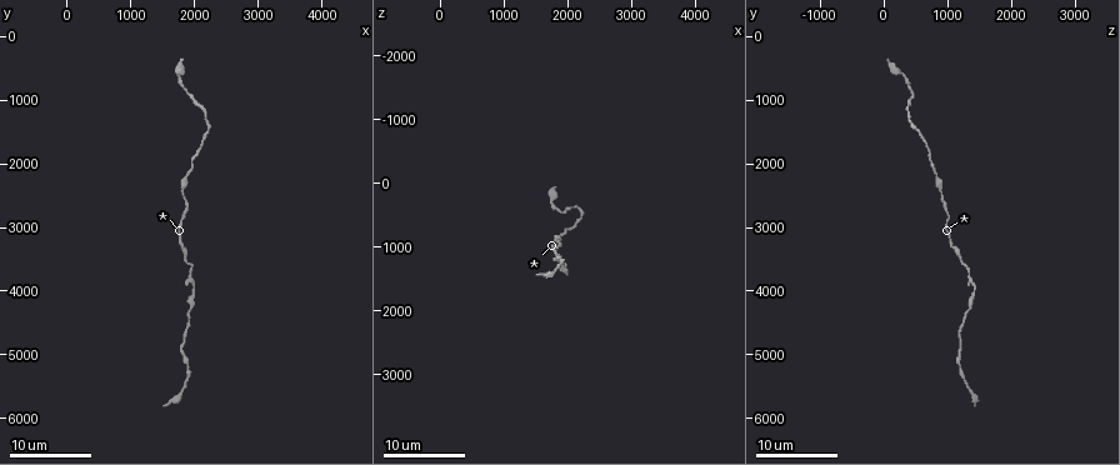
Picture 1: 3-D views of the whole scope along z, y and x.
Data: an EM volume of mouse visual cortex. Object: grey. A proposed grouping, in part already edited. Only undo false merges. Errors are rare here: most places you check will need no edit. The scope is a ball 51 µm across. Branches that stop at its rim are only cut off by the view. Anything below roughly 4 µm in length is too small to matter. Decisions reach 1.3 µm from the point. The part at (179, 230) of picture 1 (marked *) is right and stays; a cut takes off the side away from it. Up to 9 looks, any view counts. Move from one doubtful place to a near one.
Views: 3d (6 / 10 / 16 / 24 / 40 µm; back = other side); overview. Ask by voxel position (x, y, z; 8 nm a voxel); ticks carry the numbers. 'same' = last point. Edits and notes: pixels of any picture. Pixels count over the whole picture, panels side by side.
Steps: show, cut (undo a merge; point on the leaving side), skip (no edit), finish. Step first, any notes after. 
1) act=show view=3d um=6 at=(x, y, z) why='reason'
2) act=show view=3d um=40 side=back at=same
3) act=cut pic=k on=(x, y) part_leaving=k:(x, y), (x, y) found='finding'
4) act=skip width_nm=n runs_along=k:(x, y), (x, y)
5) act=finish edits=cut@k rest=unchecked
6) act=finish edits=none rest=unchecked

act=show view=3d um=24 at=(1850, 3450, 1200) why='sudden change in width'

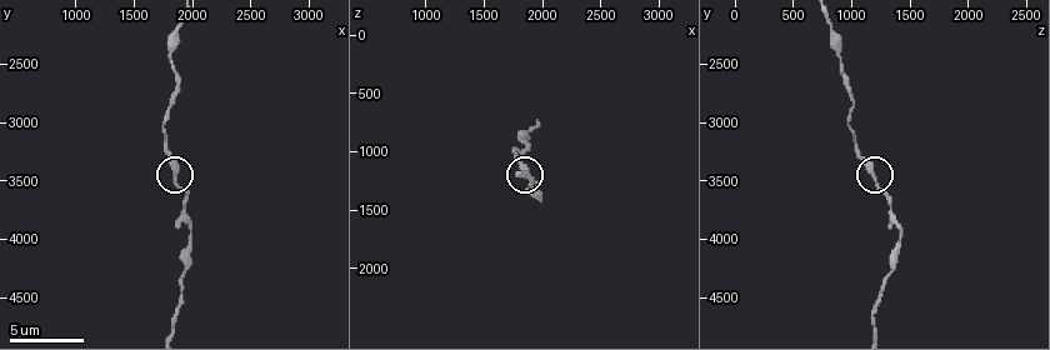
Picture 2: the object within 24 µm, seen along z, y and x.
act=show view=3d um=6 at=(1840, 3460, 1180) why='closer look'

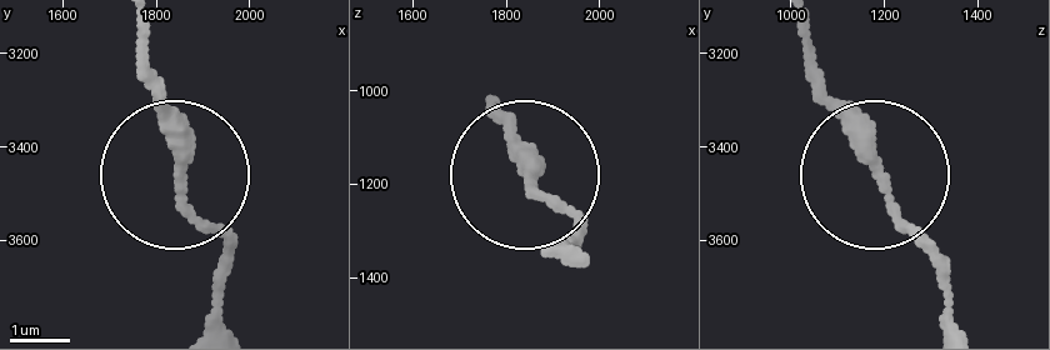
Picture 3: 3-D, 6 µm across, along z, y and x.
act=skip runs_along=3:(140, 30), (225, 279) found='continuous, no second neuron'

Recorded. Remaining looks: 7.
act=show view=3d um=6 at=(2000, 3960, 1400) why='narrows sharply'

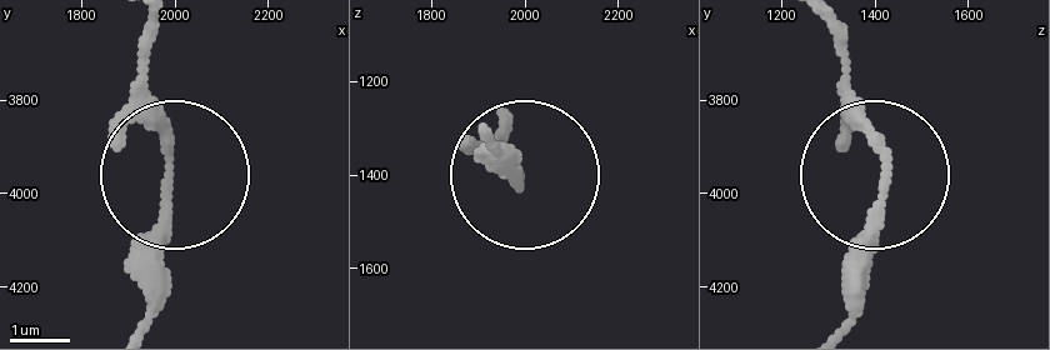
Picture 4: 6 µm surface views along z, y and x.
act=skip runs_along=4:(826, 20), (846, 110), (886, 185), (856, 314) found='one neuron here'

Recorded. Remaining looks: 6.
act=show view=3d um=10 at=(1860, 2220, 840) why='sudden change in width'

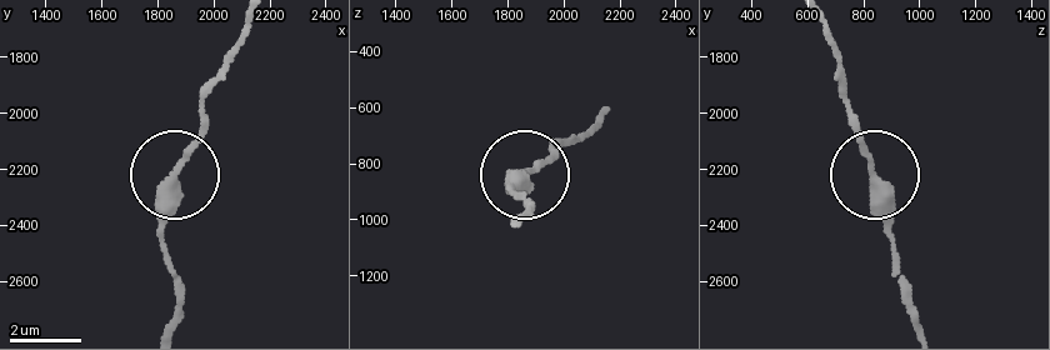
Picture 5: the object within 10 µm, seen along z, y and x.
act=skip runs_along=5:(166, 328), (181, 283), (164, 238), (164, 193), (223, 79) found='continuous, no second neuron'

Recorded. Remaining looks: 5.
act=show view=3d um=16 at=(2200, 1400, 500)

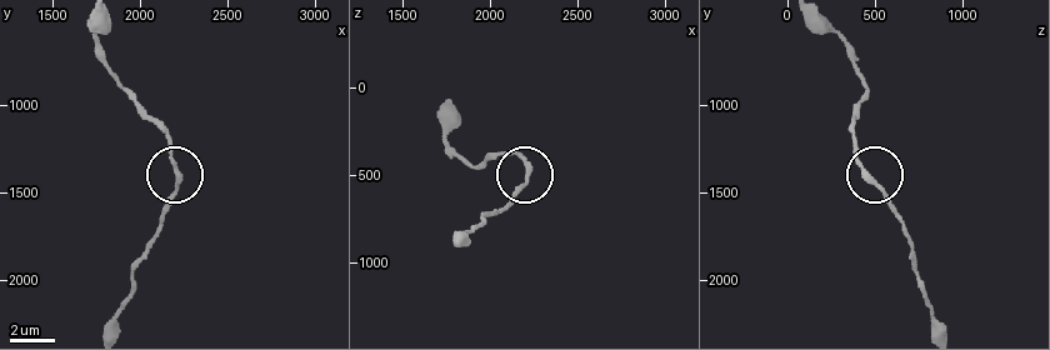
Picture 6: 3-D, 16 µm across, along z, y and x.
act=show view=3d um=6 at=(2200, 1420, 440)

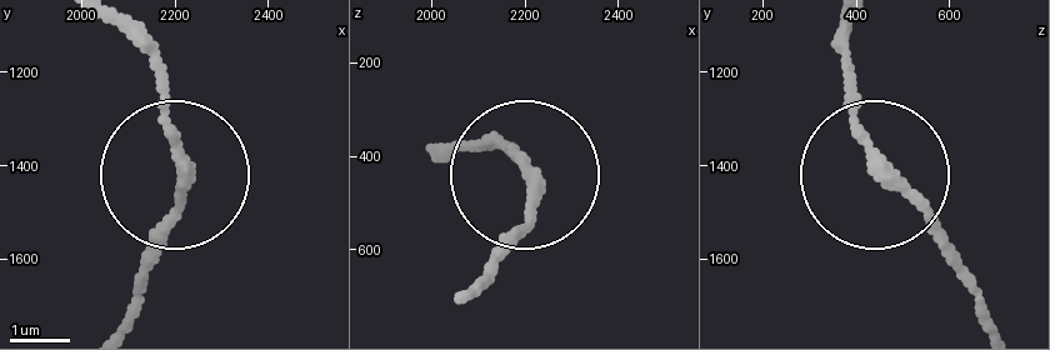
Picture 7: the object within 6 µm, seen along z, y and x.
act=skip width_nm=210 runs_along=7:(116, 325), (176, 195), (161, 46) found='one neuron here'

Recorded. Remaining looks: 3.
act=finish edits=none rest=unchecked

